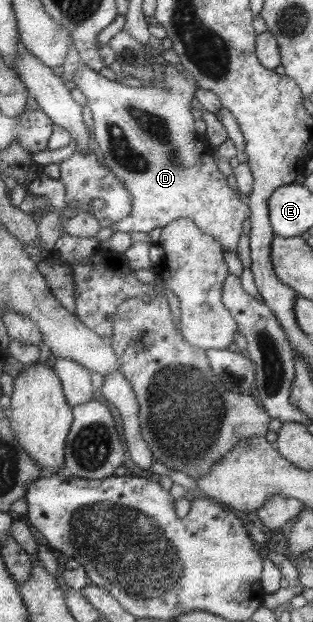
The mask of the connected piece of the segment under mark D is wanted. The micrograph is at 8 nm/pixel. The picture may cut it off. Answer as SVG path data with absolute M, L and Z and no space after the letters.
M79 63L72 82L85 96L92 113L93 139L111 173L125 184L133 197L127 217L111 223L112 231L149 233L180 217L189 218L203 233L211 234L219 245L236 253L240 222L250 216L244 200L227 187L225 176L213 163L211 149L197 137L191 115L191 99L196 87L174 65L163 66L163 87L127 87L109 81Z

